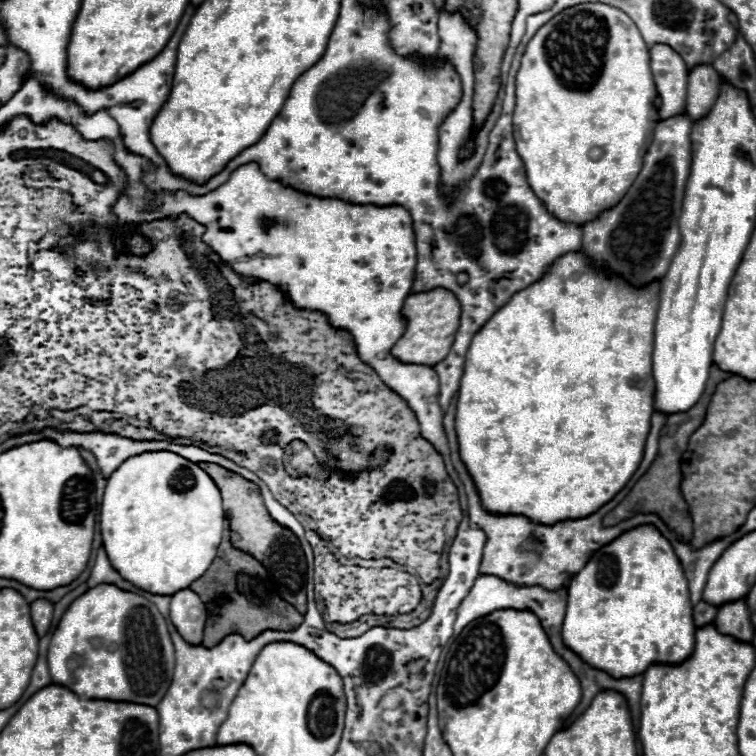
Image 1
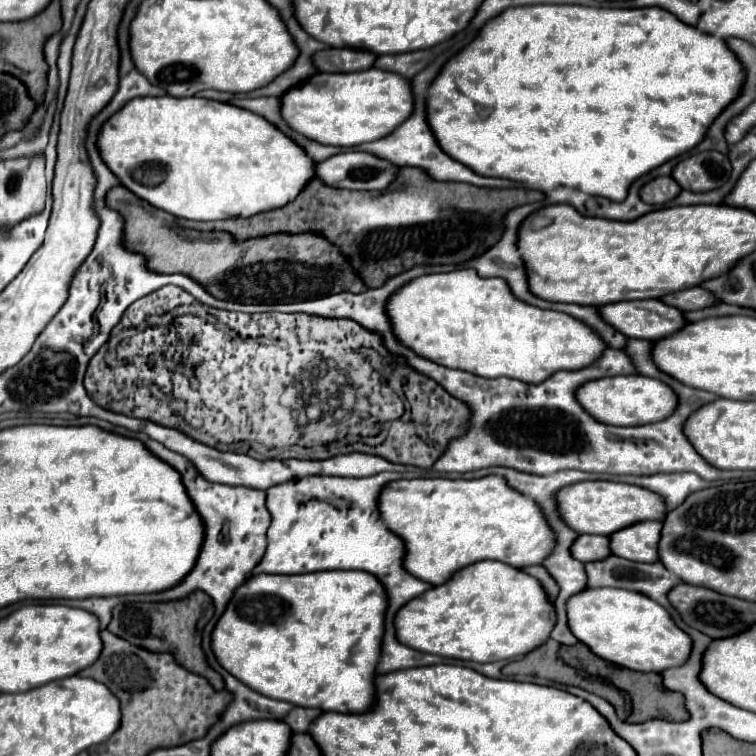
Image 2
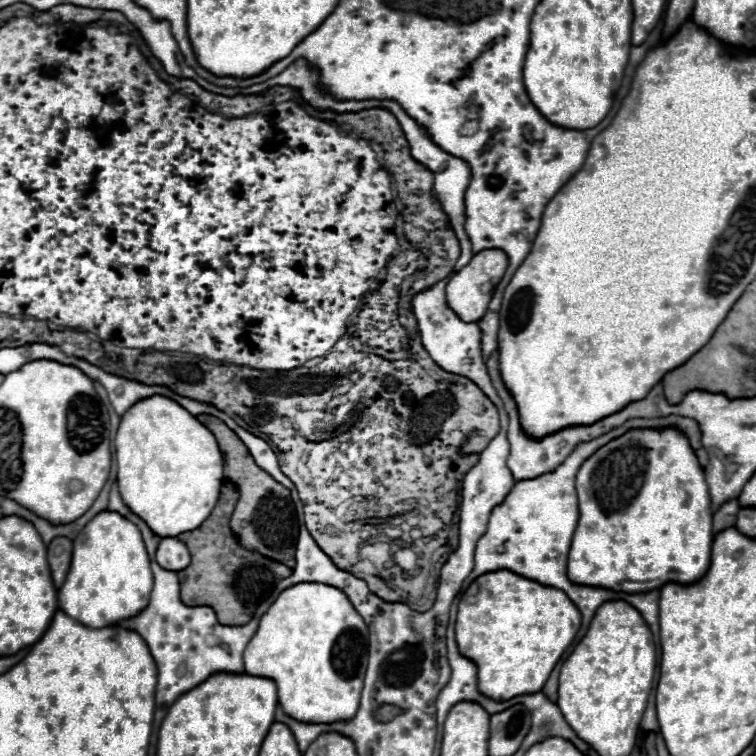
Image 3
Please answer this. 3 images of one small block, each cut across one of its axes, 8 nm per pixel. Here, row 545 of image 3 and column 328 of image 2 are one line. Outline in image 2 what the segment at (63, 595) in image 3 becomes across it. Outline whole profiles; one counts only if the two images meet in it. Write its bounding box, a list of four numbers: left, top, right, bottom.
[282,68,414,146]

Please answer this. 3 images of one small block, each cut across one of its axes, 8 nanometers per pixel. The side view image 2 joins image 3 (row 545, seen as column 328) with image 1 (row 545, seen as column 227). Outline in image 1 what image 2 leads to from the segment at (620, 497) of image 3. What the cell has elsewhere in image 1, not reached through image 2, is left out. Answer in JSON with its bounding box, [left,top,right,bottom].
[562,526,694,676]

